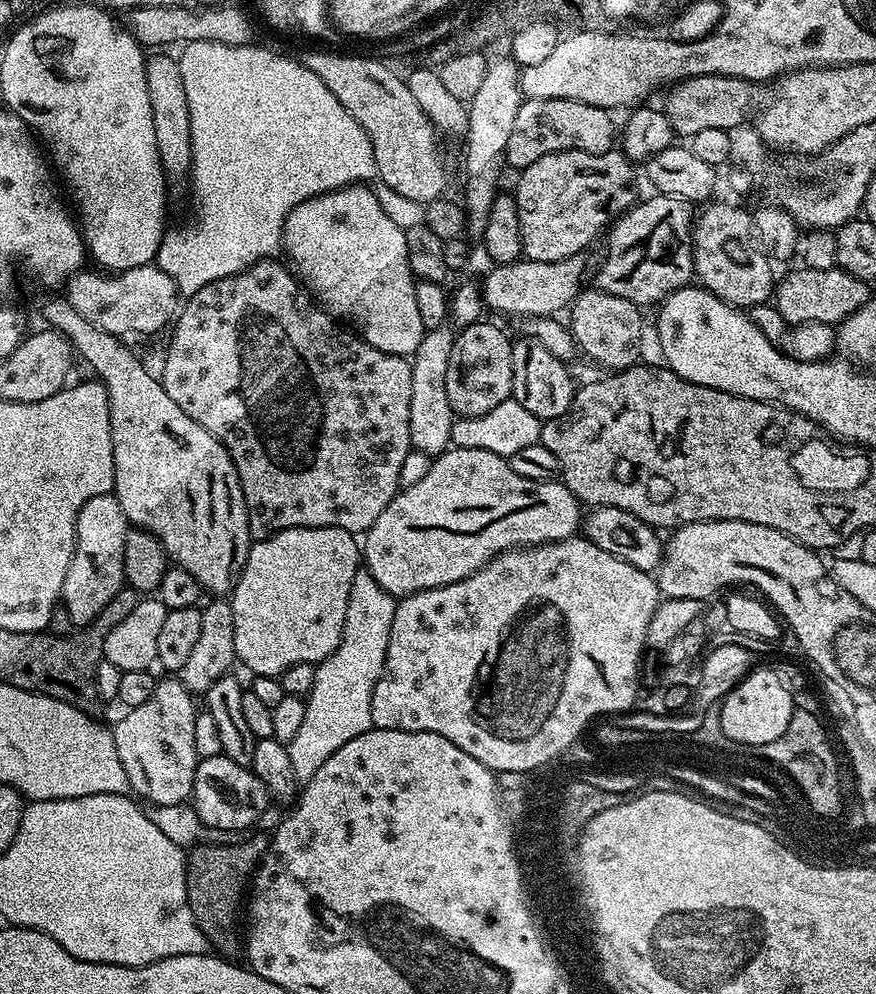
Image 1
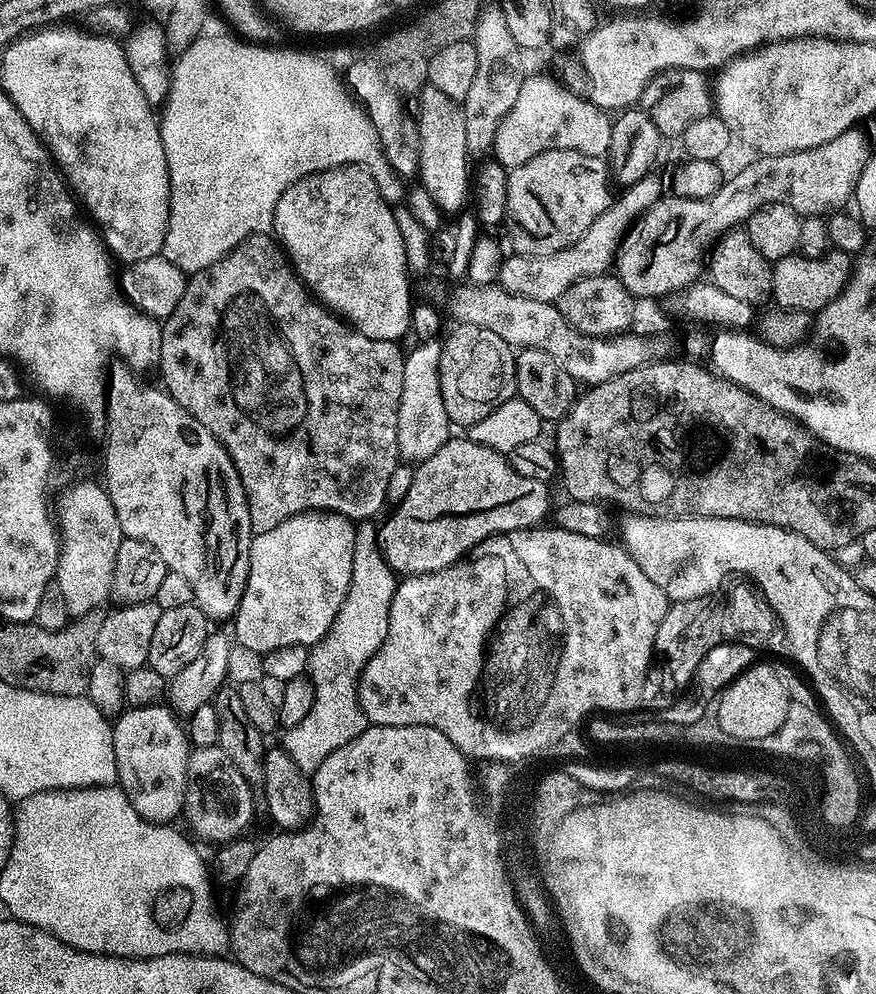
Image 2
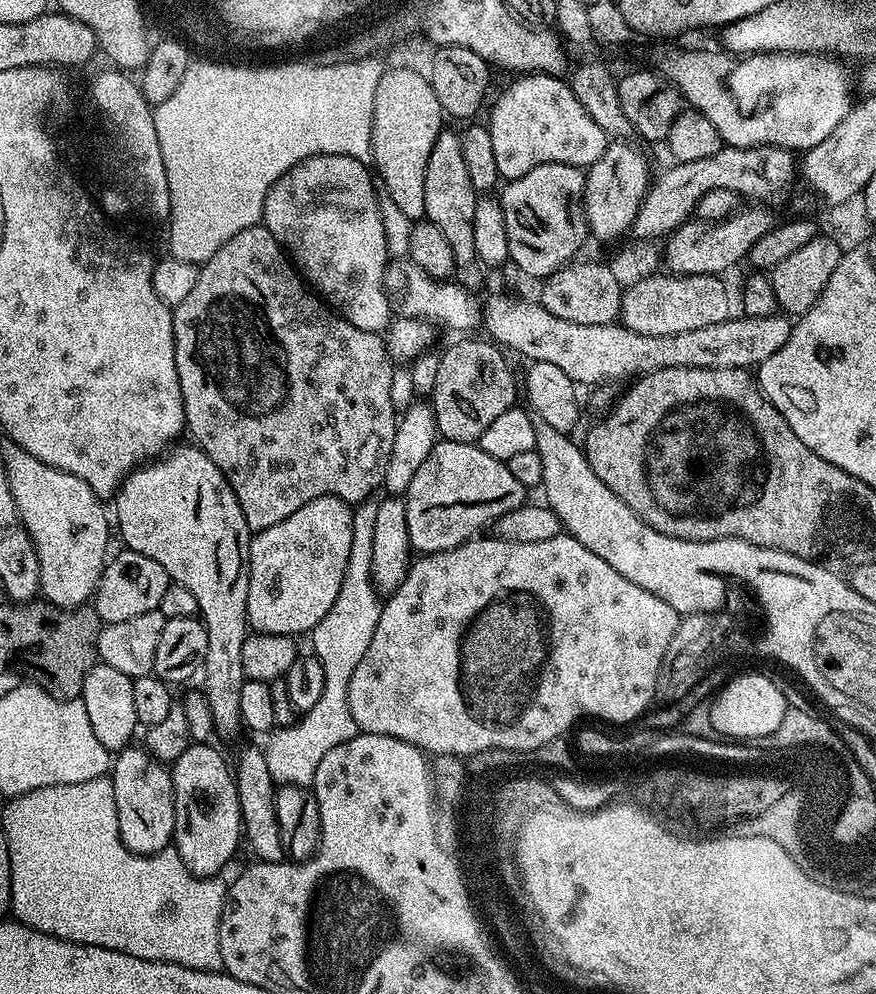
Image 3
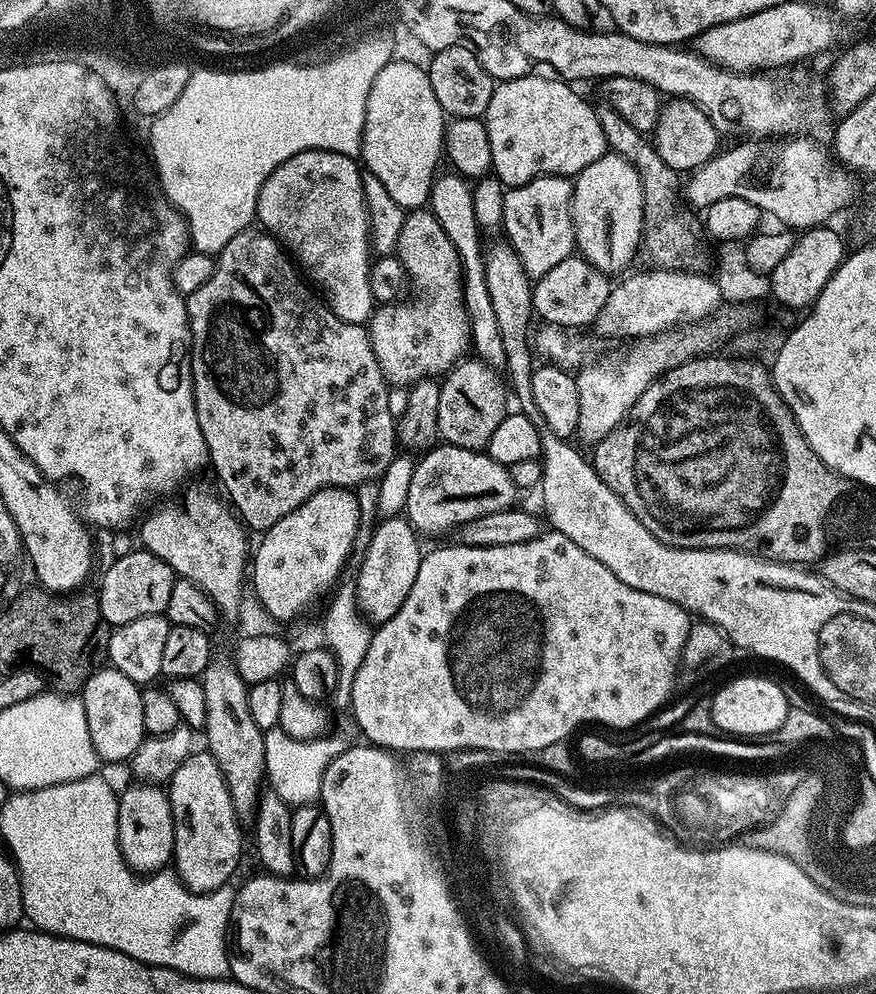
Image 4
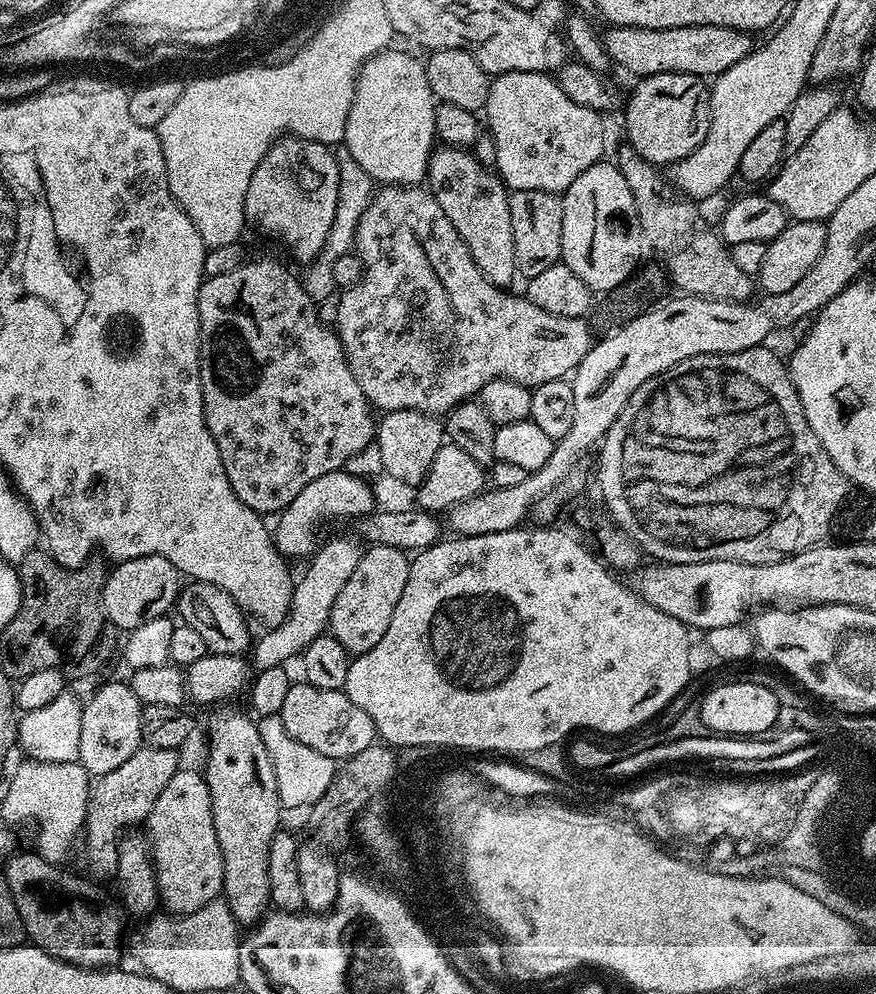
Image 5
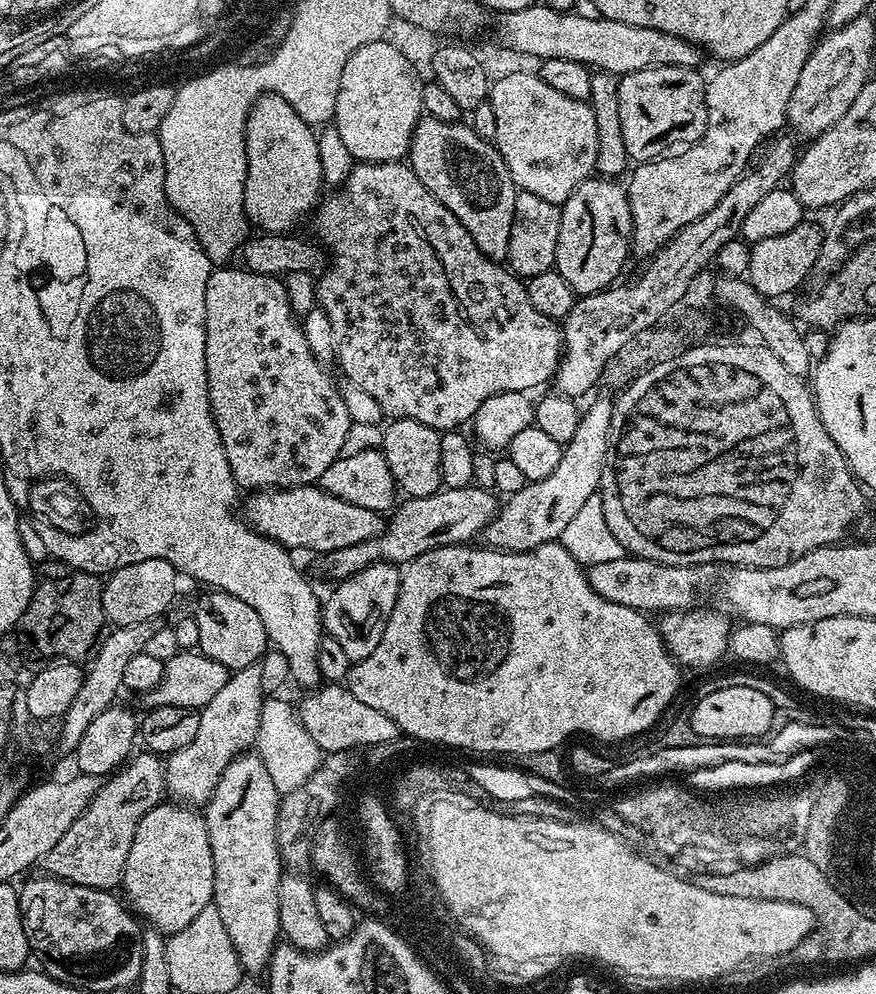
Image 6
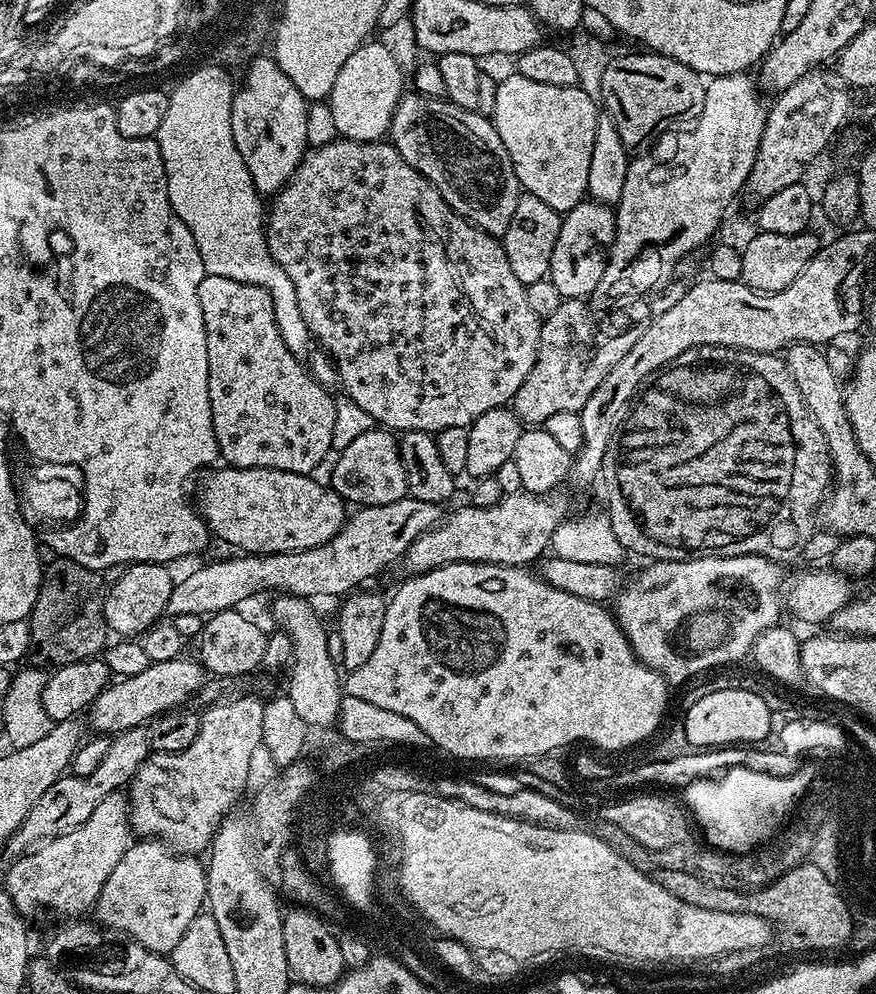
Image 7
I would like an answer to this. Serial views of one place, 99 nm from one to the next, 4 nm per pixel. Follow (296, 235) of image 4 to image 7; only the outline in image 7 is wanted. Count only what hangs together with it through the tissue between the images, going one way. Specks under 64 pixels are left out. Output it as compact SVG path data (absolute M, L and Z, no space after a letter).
M266 55L256 56L247 65L244 88L237 87L233 91L230 110L234 146L238 146L244 170L250 174L257 192L264 198L271 197L283 188L310 148L306 134L309 101L276 65L275 59Z

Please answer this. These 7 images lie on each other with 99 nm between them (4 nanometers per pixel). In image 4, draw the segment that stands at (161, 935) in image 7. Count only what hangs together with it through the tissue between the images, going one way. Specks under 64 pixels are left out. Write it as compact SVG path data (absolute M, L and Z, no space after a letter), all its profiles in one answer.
M207 750L193 751L167 781L174 824L174 871L191 892L203 894L225 887L240 864L240 828L224 775Z

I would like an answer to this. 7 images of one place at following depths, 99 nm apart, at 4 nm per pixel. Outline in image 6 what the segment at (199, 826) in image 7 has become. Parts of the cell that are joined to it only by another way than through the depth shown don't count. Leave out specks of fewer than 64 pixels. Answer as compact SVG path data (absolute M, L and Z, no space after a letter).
M259 663L229 675L226 686L218 690L215 698L210 698L205 708L199 709L200 721L194 742L190 742L190 746L182 746L182 750L171 753L164 760L164 787L173 801L188 806L207 805L218 786L218 778L222 778L222 770L226 770L229 762L245 755L255 745L259 715L262 714L265 699Z

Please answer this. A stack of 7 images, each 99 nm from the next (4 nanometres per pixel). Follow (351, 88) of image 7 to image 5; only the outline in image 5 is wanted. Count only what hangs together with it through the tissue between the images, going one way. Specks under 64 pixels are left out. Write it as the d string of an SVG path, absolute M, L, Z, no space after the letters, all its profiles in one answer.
M392 51L379 52L360 67L360 76L356 80L354 90L354 102L346 118L342 144L377 185L416 186L428 175L428 160L432 157L434 145L437 143L434 110L438 101L432 95L430 82L426 82L424 64L416 61L408 52Z

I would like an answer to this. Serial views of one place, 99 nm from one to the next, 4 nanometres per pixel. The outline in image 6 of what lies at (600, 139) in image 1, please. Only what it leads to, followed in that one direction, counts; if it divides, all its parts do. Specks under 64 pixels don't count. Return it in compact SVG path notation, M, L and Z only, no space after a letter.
M535 71L508 72L500 81L490 88L490 101L494 110L497 134L494 146L502 154L506 162L506 170L510 170L510 178L517 189L530 194L538 194L538 198L546 198L546 202L563 206L578 190L578 186L596 172L598 158L598 122L594 122L594 110L591 103L574 98L566 98L566 94L558 94L551 86L546 86Z

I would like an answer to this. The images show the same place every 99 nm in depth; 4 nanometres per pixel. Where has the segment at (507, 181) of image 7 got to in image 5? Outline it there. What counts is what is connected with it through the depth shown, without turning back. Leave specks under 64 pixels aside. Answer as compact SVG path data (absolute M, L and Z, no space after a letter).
M440 146L428 160L426 184L438 206L442 206L446 218L454 222L454 230L462 234L462 242L466 242L478 270L482 270L491 284L507 289L511 285L508 283L517 279L518 273L514 254L514 226L510 222L510 192L504 187L503 180L484 168L469 149Z

